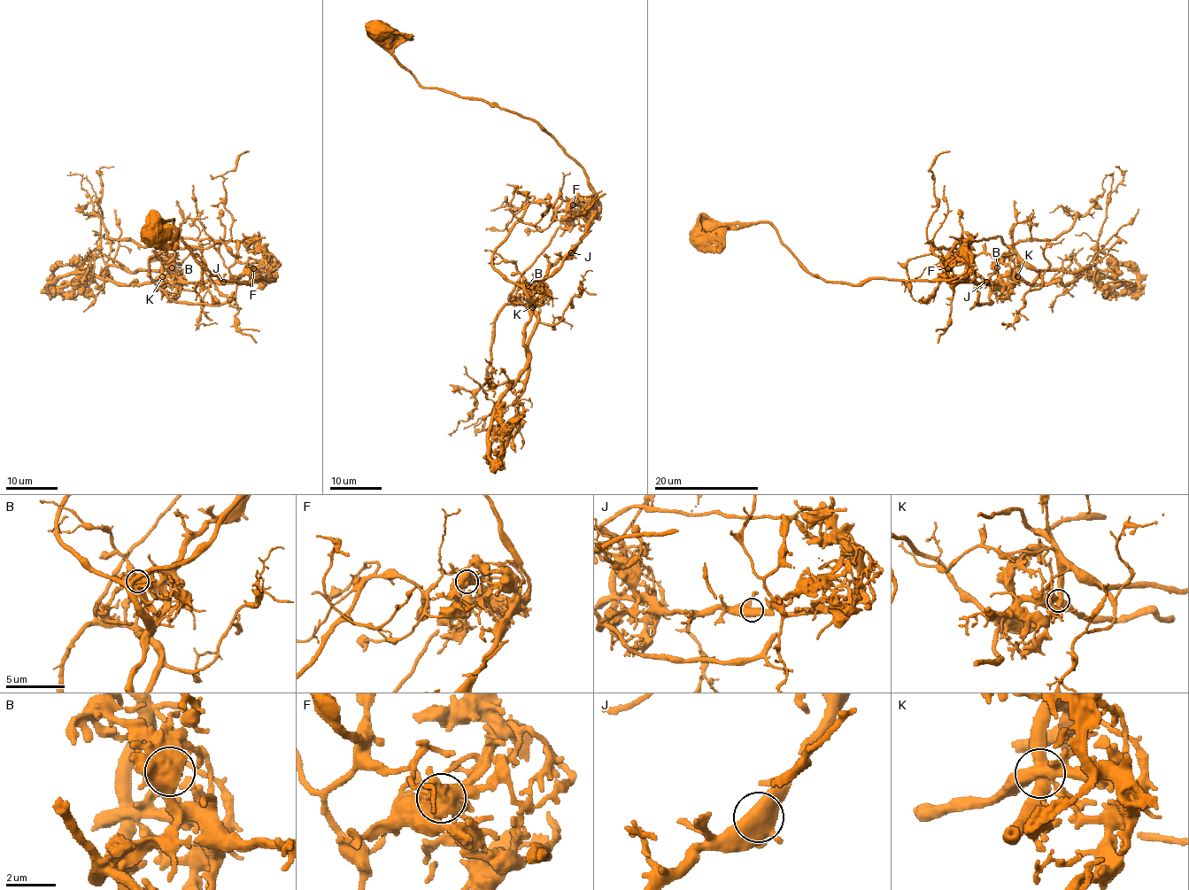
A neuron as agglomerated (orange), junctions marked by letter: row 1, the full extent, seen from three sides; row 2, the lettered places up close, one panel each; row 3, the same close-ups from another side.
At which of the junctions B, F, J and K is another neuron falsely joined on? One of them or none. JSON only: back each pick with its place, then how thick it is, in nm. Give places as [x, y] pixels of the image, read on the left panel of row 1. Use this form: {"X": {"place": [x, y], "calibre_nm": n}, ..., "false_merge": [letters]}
{"K": {"place": [162, 276], "calibre_nm": 550}, "false_merge": ["K"]}

